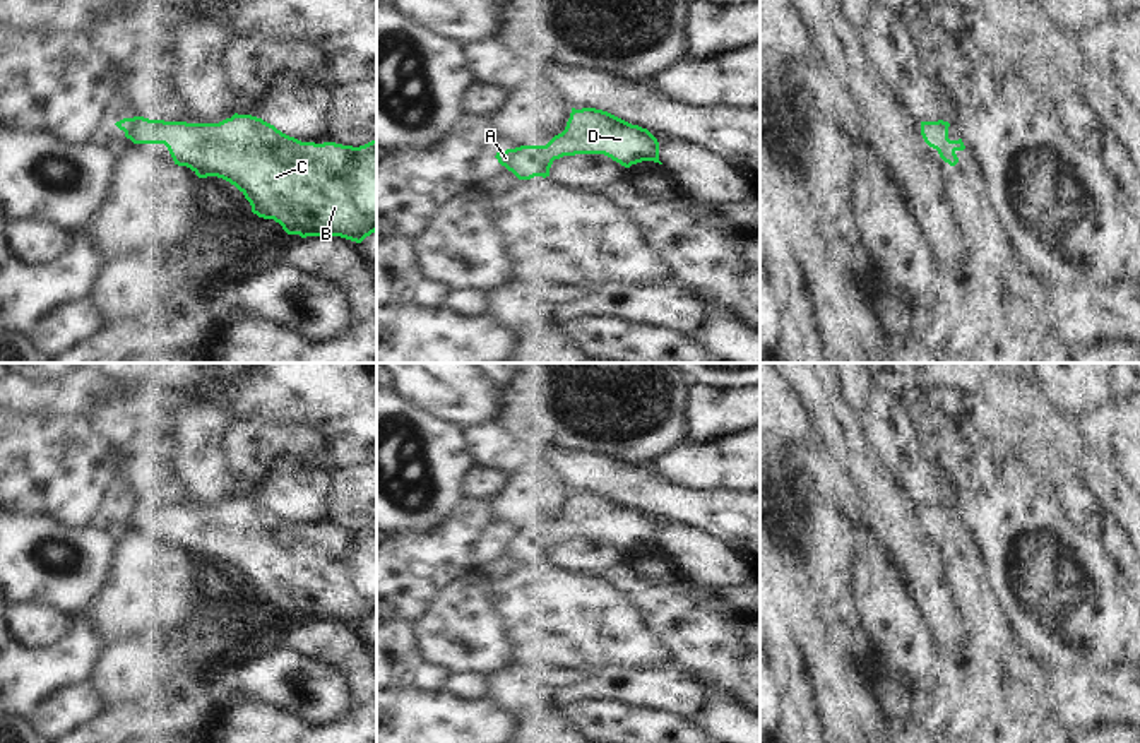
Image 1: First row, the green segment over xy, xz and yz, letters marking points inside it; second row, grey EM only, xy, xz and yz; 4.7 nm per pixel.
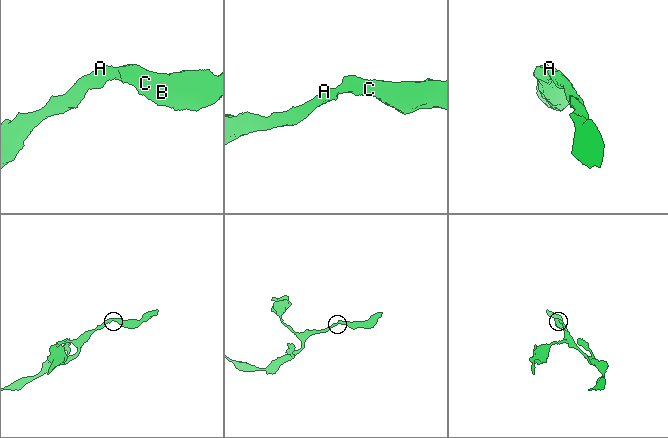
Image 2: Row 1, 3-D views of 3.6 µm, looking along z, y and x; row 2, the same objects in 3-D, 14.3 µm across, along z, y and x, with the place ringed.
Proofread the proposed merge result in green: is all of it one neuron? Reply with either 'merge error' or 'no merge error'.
no merge error

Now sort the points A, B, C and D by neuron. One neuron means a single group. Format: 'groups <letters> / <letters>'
groups A B C D

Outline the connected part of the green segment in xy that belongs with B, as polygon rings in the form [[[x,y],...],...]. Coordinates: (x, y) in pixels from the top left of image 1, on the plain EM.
[[[235,496],[219,507],[187,507],[123,502],[115,507],[134,527],[164,527],[178,550],[190,551],[199,562],[217,560],[235,568],[252,589],[252,596],[274,603],[288,618],[341,620],[361,627],[377,615],[377,522],[359,529],[335,526],[301,526],[252,498]]]

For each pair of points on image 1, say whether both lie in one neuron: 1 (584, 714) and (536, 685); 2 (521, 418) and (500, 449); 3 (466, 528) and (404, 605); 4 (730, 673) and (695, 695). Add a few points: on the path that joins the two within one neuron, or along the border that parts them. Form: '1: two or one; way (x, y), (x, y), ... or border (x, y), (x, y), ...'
1: two; border (608, 697), (582, 699), (564, 709)
2: two; border (495, 420), (514, 435), (548, 447)
3: one; way (449, 546), (409, 586)
4: two; border (680, 661), (707, 682), (728, 689), (742, 701)

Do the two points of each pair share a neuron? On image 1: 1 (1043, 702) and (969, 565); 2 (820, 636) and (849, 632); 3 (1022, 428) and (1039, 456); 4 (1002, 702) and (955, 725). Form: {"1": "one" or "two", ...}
{"1": "one", "2": "two", "3": "one", "4": "two"}

